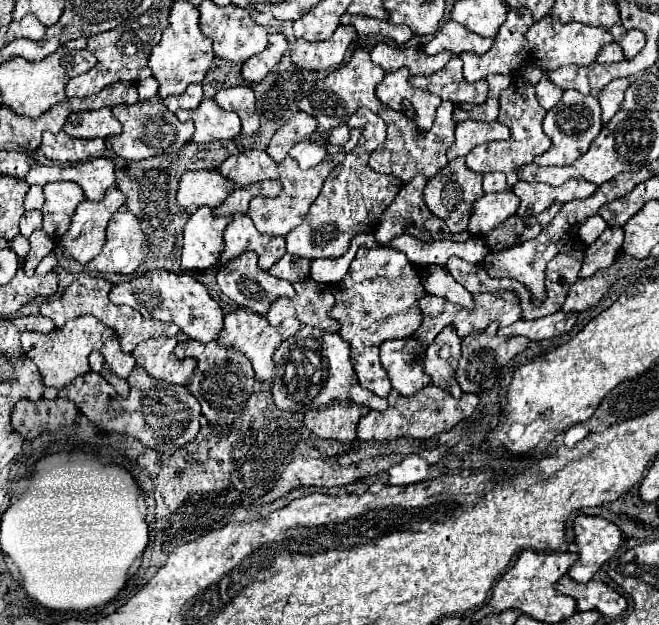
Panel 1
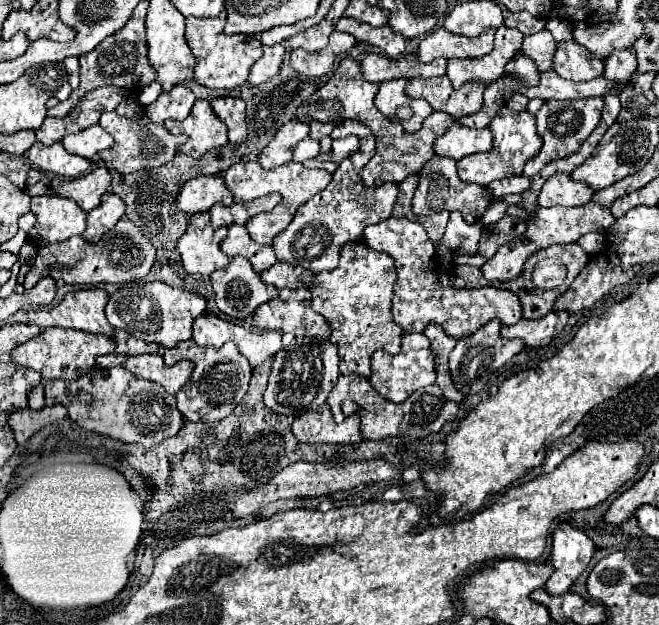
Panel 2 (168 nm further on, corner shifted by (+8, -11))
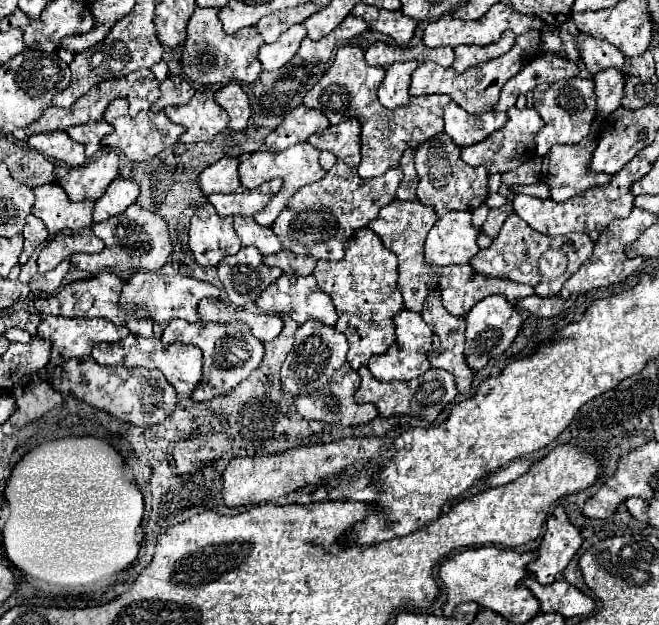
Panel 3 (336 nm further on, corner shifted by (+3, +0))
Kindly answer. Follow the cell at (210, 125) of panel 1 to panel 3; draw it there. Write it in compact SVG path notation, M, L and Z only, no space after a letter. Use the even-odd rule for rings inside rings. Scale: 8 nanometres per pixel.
M196 92L186 106L166 106L164 114L186 128L180 142L200 142L212 140L218 132L228 128L228 114L224 108L214 104L212 92Z

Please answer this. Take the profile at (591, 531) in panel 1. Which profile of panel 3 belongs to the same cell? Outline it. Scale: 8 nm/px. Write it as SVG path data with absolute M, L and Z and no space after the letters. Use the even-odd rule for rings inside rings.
M562 506L546 520L544 534L538 546L538 558L526 568L540 584L550 584L568 566L578 548L582 546L582 536L574 528Z

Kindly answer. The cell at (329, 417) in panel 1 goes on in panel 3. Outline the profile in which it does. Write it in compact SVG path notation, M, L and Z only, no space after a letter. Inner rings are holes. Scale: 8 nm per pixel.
M344 364L340 370L332 374L332 378L312 394L300 394L296 398L296 410L300 412L302 418L306 420L322 420L330 424L342 424L342 426L356 426L356 424L366 424L378 416L378 410L374 404L356 404L354 394L360 386L360 376L356 370L350 368L350 364Z

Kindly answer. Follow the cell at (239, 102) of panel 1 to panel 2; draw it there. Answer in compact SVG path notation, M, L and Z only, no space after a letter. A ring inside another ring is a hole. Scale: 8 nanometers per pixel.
M217 97L211 101L215 115L229 127L229 141L239 145L247 139L245 103L237 97Z

